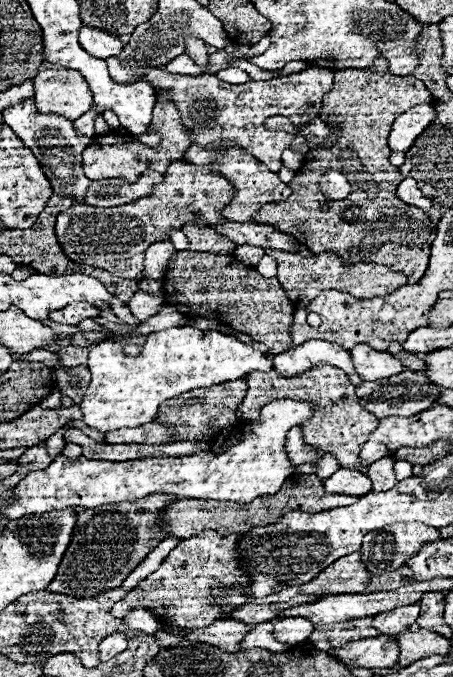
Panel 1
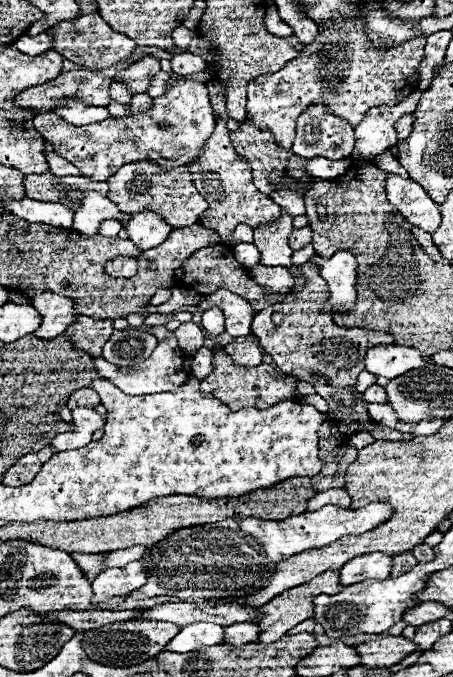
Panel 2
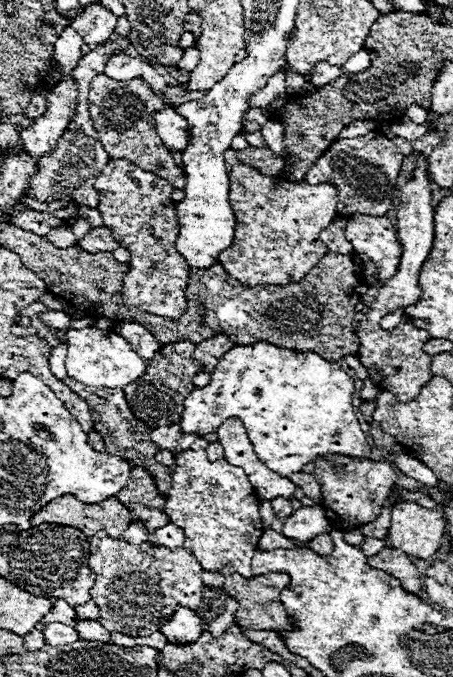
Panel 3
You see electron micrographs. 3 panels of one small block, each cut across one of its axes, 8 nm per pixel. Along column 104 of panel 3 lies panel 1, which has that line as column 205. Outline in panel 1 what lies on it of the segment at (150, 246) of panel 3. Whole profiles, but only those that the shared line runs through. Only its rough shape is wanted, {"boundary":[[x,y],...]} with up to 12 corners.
{"boundary":[[170,162],[150,196],[56,218],[62,252],[138,278],[186,224],[222,224],[236,188]]}

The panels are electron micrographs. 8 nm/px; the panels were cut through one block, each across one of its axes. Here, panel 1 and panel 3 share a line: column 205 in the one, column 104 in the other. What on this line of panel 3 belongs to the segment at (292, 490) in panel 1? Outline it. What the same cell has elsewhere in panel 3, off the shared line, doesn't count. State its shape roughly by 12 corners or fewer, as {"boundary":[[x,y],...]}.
{"boundary":[[72,494],[48,502],[32,526],[62,524],[120,538],[130,512],[116,498],[88,506]]}

